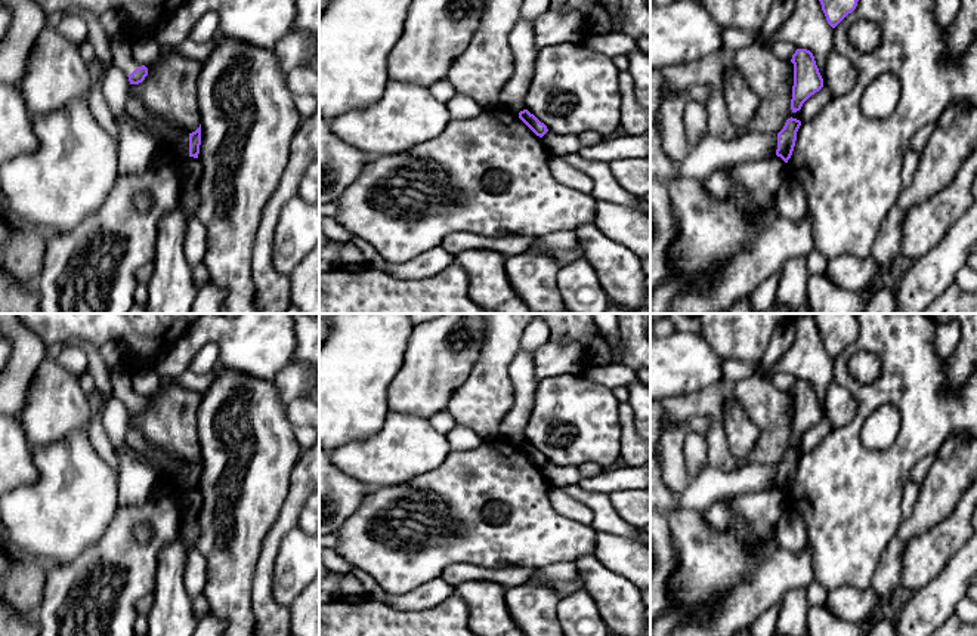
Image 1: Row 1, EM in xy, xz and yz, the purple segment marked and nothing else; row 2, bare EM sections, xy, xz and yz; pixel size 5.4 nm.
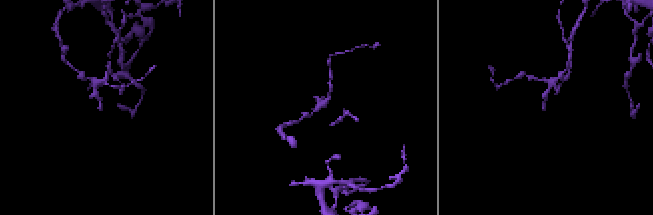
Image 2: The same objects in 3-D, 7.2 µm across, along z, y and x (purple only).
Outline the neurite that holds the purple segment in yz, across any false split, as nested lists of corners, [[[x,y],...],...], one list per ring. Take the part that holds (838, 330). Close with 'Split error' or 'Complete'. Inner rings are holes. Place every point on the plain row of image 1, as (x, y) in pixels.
[[[811,314],[828,355],[835,359],[859,333],[856,314]]]. Complete

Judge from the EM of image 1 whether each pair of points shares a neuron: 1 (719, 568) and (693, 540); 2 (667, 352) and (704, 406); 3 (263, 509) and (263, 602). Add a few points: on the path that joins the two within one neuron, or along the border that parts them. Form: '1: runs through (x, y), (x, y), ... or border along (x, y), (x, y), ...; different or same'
1: runs through (711, 561), (698, 547); same
2: border along (722, 377), (701, 389), (665, 398); different
3: border along (280, 508), (280, 515), (263, 540), (254, 573); different

